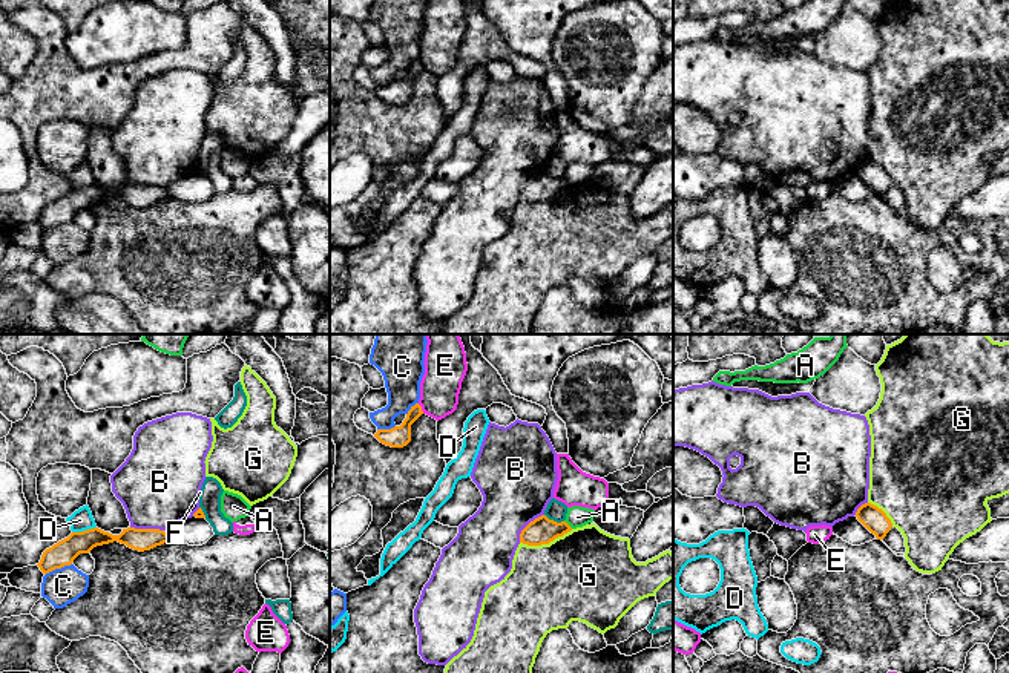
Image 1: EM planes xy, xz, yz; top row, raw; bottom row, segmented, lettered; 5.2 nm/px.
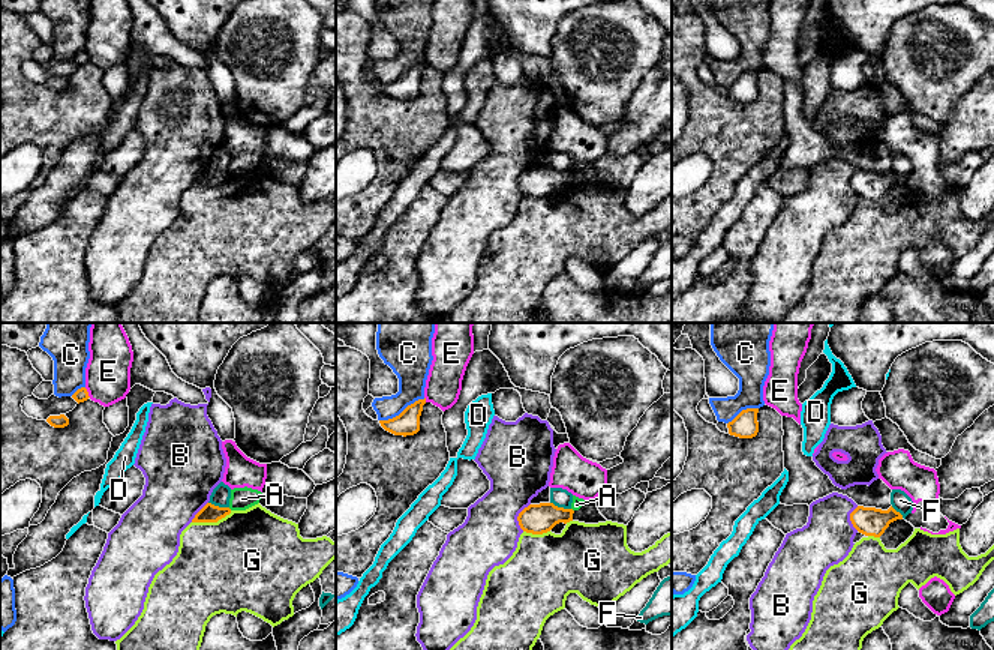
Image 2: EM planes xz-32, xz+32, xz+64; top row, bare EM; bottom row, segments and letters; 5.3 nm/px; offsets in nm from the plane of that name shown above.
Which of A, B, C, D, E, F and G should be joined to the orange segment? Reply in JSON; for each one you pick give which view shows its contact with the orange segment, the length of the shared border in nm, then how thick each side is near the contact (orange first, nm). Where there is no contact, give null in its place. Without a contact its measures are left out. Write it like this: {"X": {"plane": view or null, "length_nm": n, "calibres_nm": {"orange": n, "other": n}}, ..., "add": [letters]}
{"add": []}

